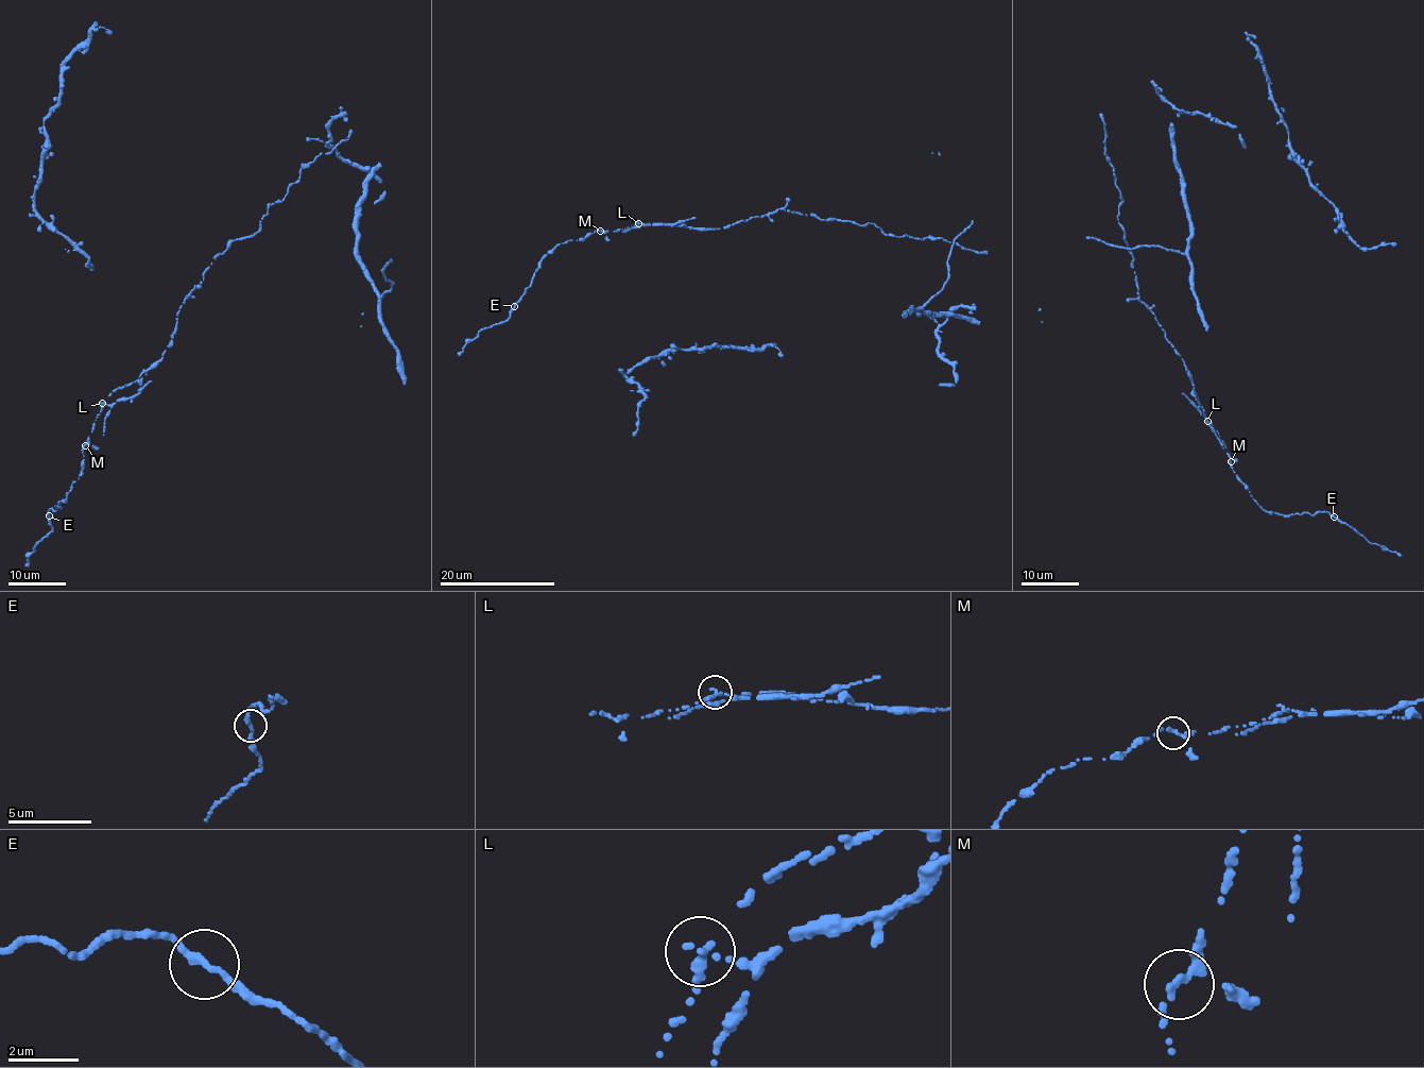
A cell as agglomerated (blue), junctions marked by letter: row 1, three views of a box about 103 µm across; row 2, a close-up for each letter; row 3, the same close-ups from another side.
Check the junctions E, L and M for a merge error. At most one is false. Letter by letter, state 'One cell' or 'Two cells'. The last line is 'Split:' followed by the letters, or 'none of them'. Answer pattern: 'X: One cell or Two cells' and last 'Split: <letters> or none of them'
E: One cell
L: Two cells
M: One cell
Split: L

